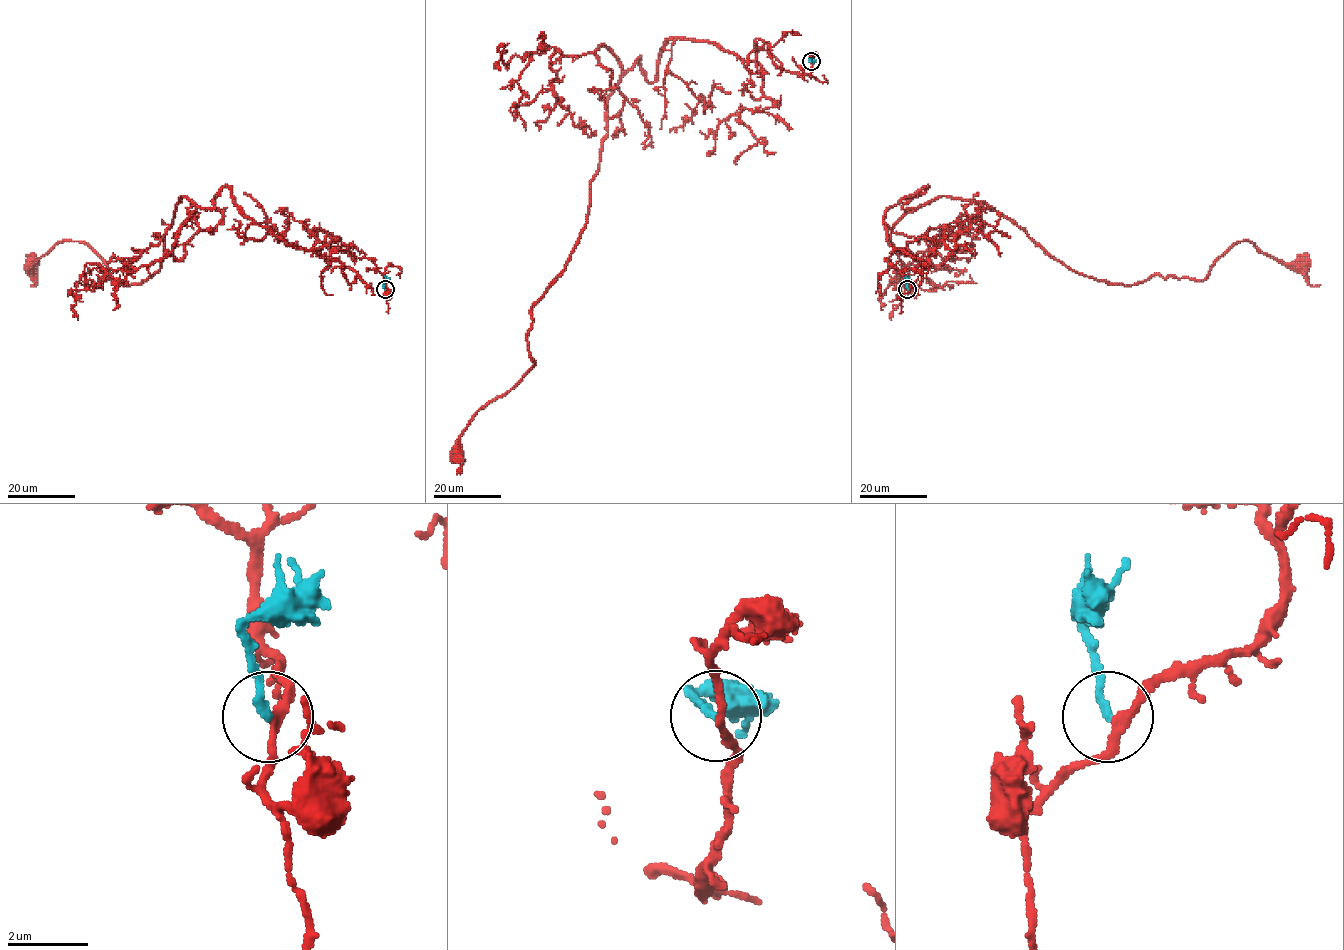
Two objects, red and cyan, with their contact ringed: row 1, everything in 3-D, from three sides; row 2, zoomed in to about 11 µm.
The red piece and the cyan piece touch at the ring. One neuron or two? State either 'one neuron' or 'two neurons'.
one neuron

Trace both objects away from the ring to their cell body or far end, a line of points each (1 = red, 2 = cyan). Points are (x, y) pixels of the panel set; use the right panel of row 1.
1: (908, 289), (884, 215), (926, 187), (902, 207), (982, 200), (1115, 284), (1238, 241), (1302, 264)
2: (907, 289), (905, 281), (909, 276)

